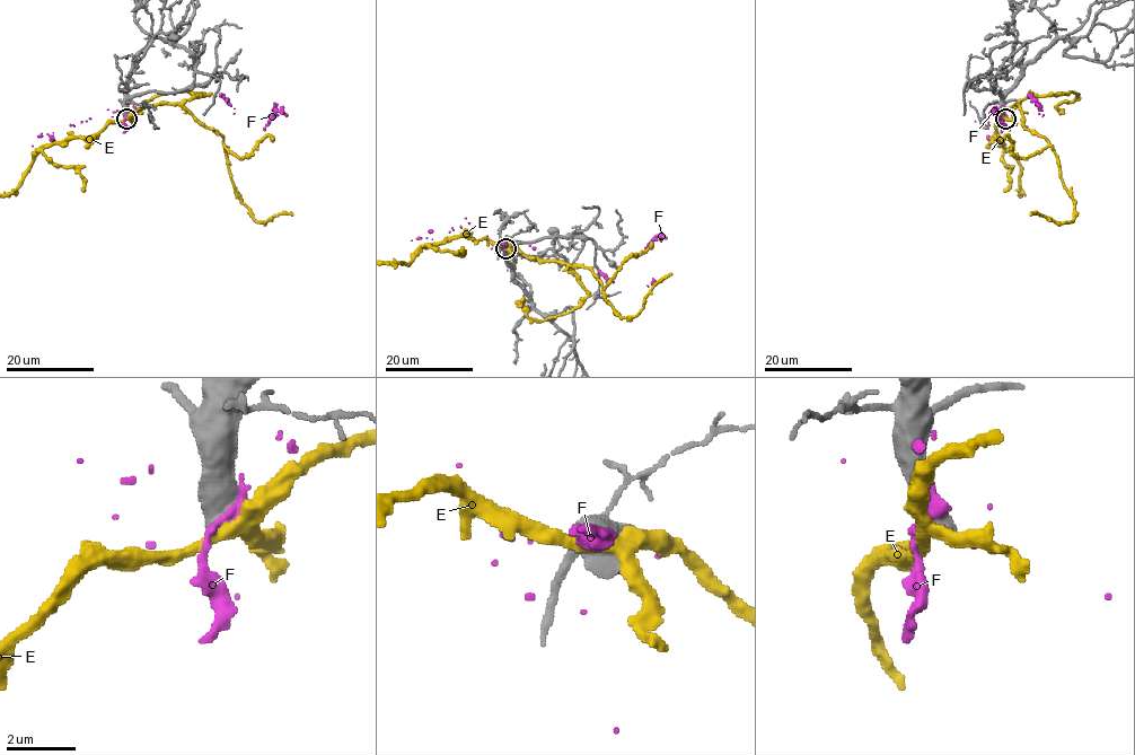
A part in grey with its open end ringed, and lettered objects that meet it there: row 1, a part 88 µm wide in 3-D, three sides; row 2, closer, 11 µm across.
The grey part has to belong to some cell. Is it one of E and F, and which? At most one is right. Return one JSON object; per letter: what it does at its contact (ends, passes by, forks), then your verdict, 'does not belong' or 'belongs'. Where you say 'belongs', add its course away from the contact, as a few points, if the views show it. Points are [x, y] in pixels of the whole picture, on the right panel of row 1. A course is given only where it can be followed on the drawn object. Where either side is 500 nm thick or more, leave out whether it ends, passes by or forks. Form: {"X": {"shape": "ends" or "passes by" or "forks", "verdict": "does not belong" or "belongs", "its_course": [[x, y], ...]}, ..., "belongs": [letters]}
{"E": {"verdict": "does not belong"}, "F": {"verdict": "does not belong"}, "belongs": []}

